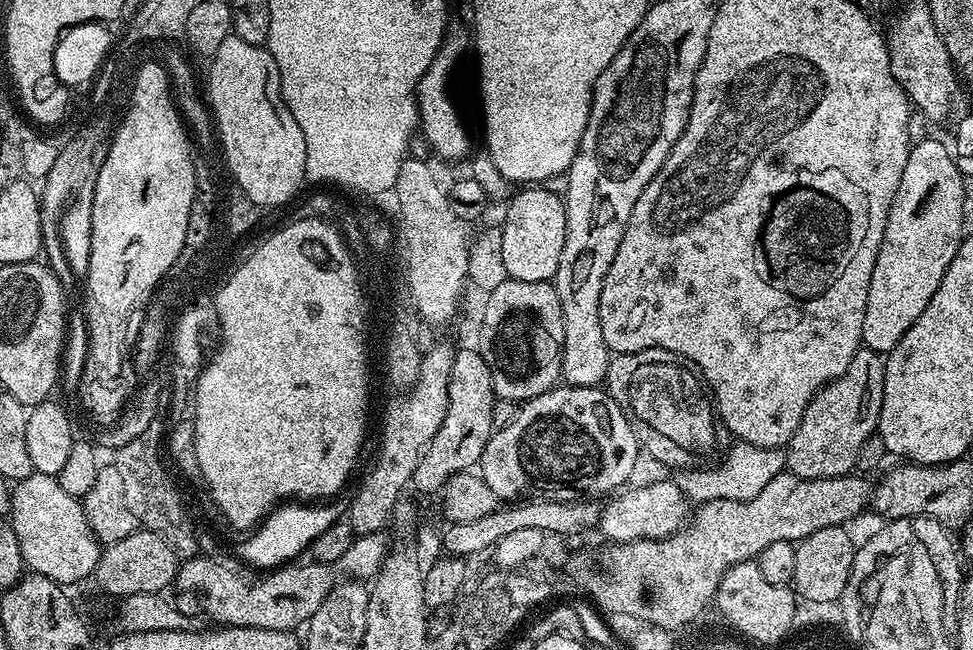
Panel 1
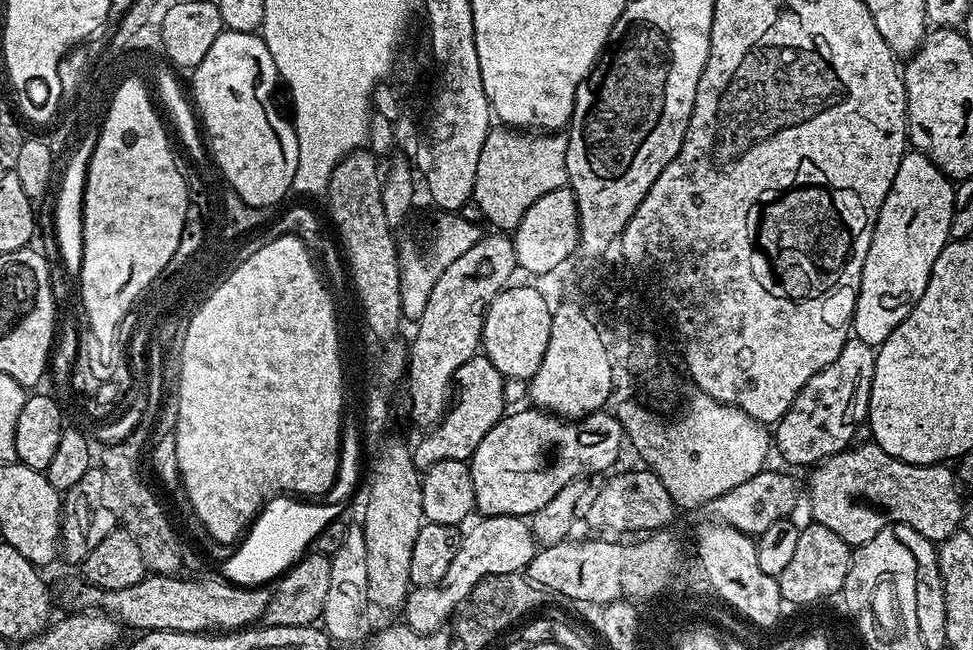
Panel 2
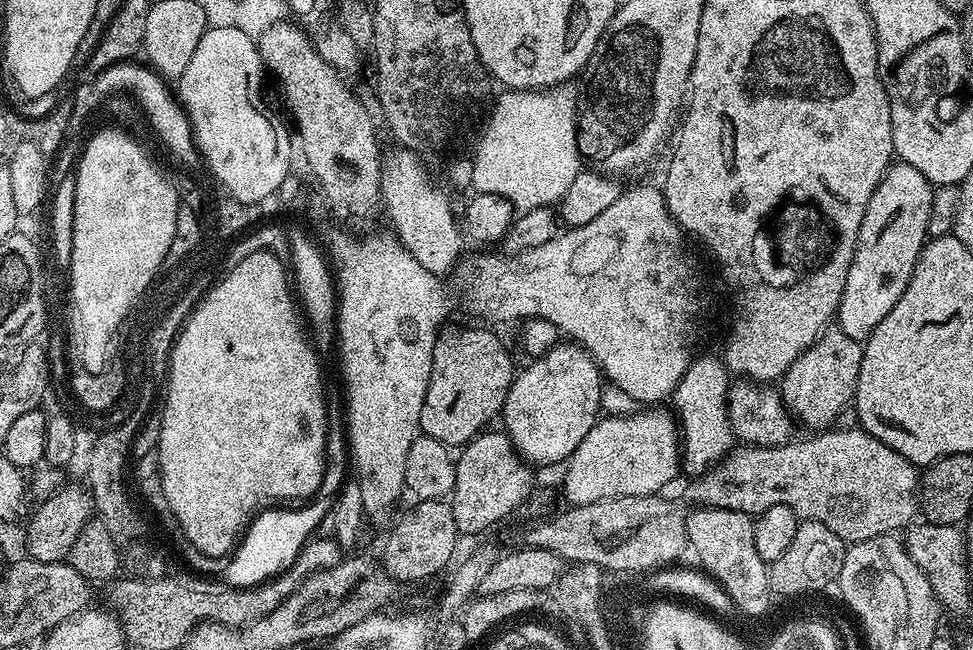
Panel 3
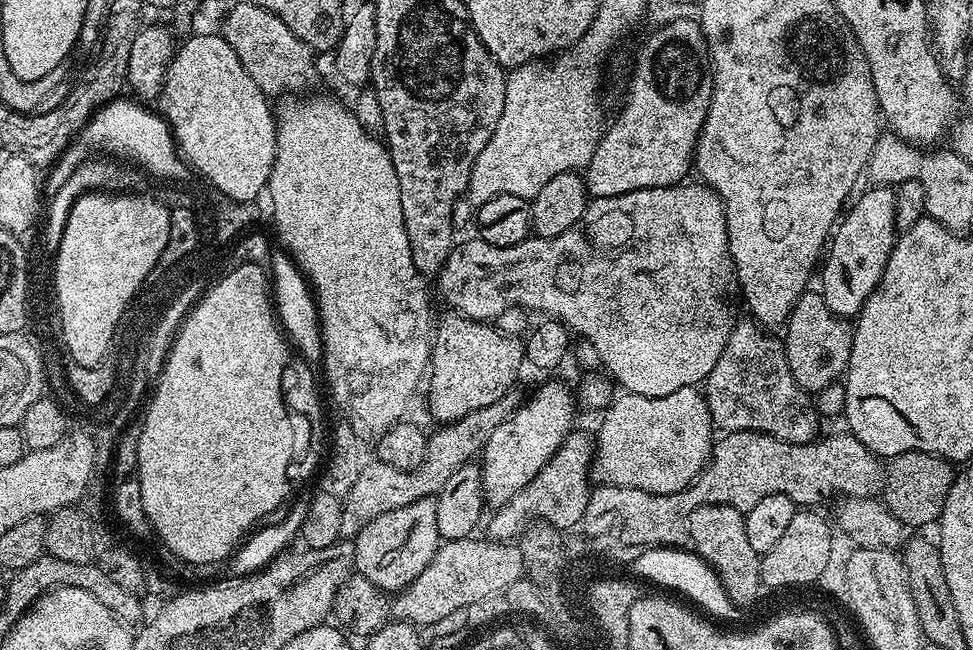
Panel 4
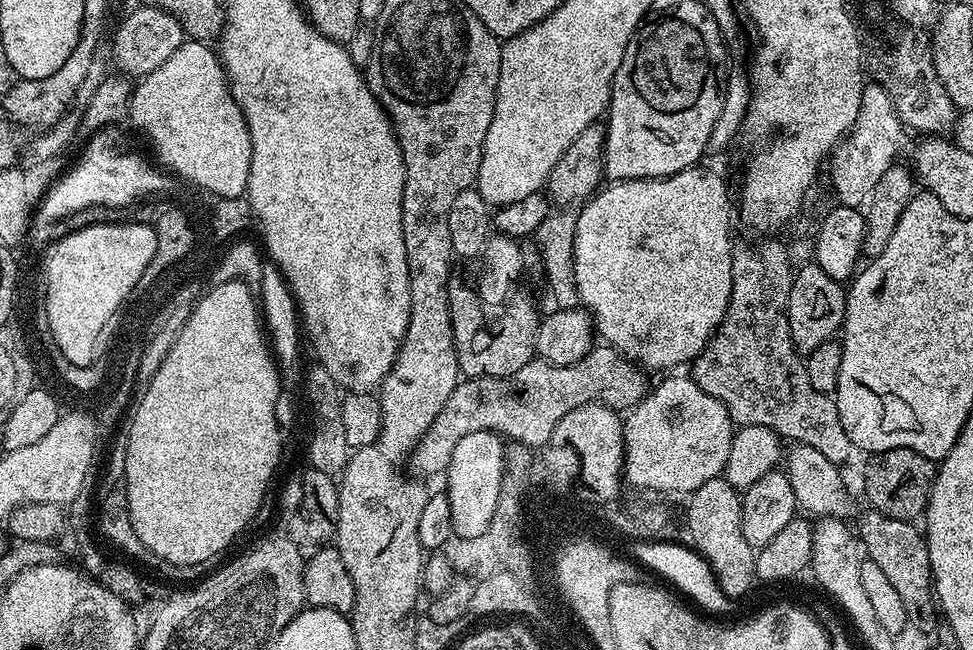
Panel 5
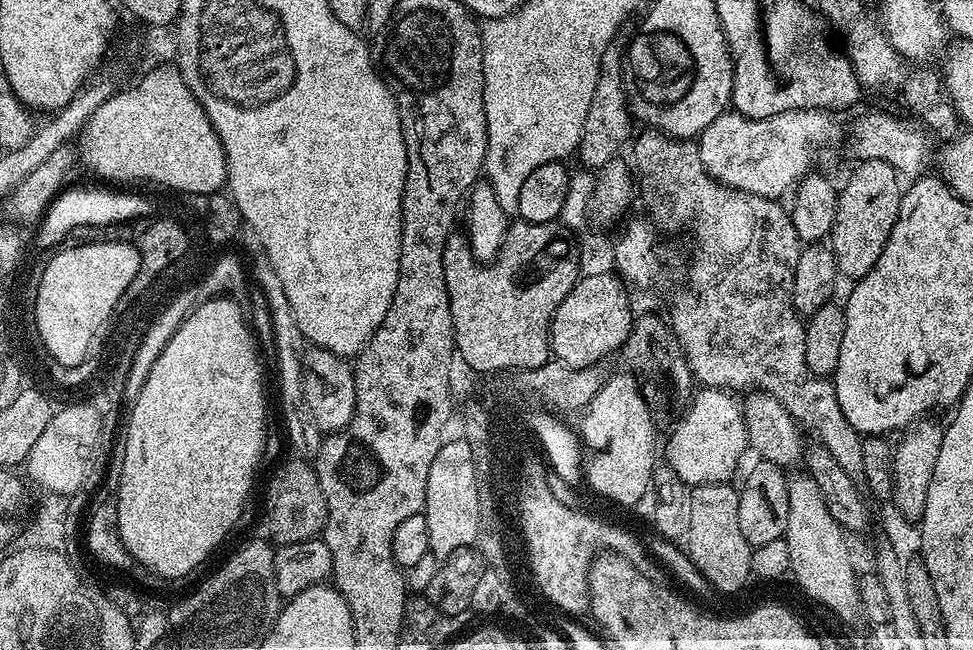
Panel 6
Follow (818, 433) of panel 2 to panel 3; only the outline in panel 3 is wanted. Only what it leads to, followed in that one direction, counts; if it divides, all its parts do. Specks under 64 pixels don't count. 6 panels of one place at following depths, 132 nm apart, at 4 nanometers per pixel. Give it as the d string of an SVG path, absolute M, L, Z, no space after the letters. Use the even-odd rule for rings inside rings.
M829 326L820 333L818 339L793 362L778 381L780 399L788 407L797 421L808 427L808 430L828 430L835 425L842 409L853 403L858 386L858 370L862 366L864 345L861 341L850 338L838 326Z

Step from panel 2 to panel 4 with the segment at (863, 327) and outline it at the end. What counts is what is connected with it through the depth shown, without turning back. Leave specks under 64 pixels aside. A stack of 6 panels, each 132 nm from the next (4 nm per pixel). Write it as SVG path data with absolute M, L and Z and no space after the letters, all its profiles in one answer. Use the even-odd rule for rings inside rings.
M872 186L869 189L869 192L861 191L855 197L856 205L854 200L851 207L843 213L842 219L831 233L830 243L822 260L824 285L819 285L818 291L824 297L826 306L830 306L836 316L855 318L860 315L862 306L870 298L886 270L898 235L895 191L888 186Z

